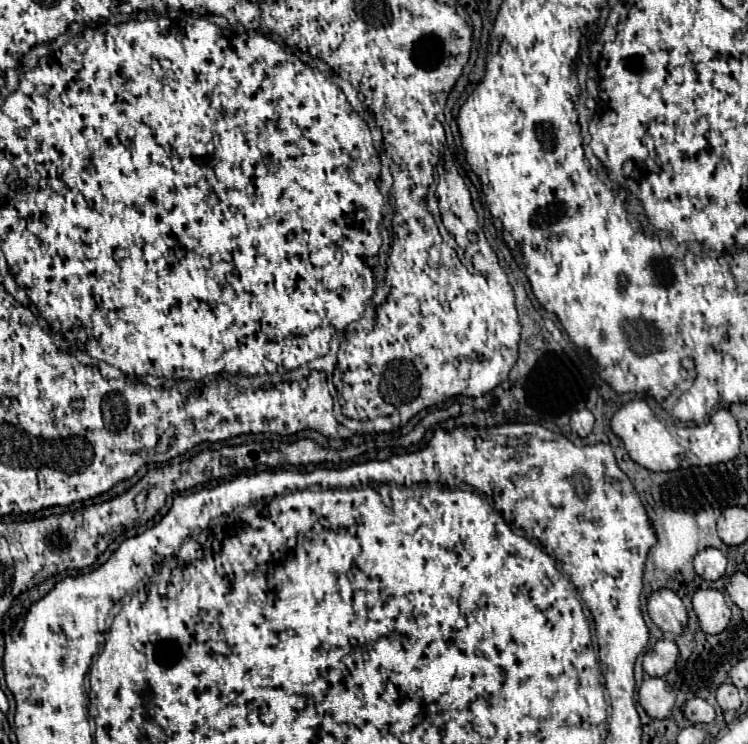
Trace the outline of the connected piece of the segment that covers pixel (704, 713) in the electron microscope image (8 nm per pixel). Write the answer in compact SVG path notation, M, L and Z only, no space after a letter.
M702 698L688 700L684 706L684 714L692 724L708 724L714 720L714 708Z

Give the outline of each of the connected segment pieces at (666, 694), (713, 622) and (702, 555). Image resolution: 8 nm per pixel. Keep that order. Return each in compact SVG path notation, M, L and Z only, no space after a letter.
M646 678L638 690L640 706L646 710L652 718L668 718L676 700L676 694L672 688L668 688L668 682L664 678Z
M708 588L708 590L698 590L692 598L694 612L700 620L700 628L708 634L722 632L728 626L728 620L732 618L730 608L726 606L724 594Z
M706 548L706 550L698 552L698 556L694 558L696 574L708 582L722 578L726 572L726 564L728 564L726 556L716 548Z

